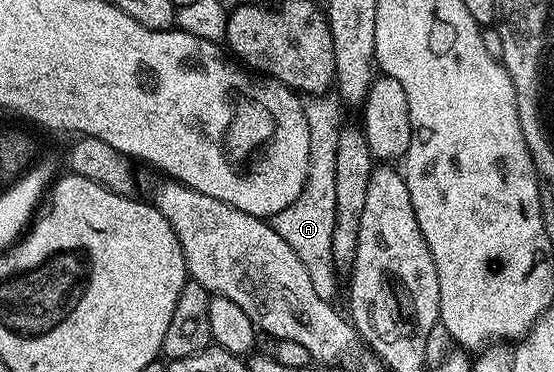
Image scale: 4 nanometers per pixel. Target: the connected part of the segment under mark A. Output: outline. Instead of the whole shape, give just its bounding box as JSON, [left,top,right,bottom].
[269,96,343,302]

